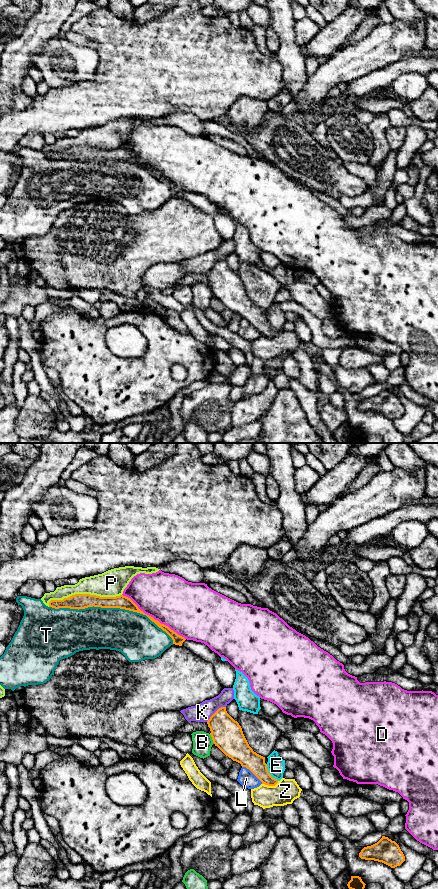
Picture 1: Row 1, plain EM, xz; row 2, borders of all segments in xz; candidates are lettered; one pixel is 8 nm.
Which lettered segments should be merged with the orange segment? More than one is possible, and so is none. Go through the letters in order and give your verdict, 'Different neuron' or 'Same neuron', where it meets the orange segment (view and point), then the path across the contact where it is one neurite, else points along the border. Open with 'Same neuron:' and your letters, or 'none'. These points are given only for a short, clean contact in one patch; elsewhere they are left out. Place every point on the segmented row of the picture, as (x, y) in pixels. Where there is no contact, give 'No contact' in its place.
Same neuron: none
B: Different neuron. Touches orange at xz (212, 739). Boundary: xz (209, 734), (214, 743)
D: Different neuron. Touches orange at xz (153, 618)
E: Different neuron. Touches orange at xz (269, 773)
K: Different neuron. Touches orange at xz (215, 712). Boundary: xz (225, 706), (221, 706), (206, 721)
L: Different neuron. Touches orange at xz (252, 772). Boundary: xz (242, 766), (245, 766), (262, 783)
P: Different neuron. Touches orange at xz (83, 594)
T: Different neuron. Touches orange at xz (113, 607)
Z: Different neuron. Touches orange at xz (270, 785). Boundary: xz (278, 781), (274, 785), (262, 784)

